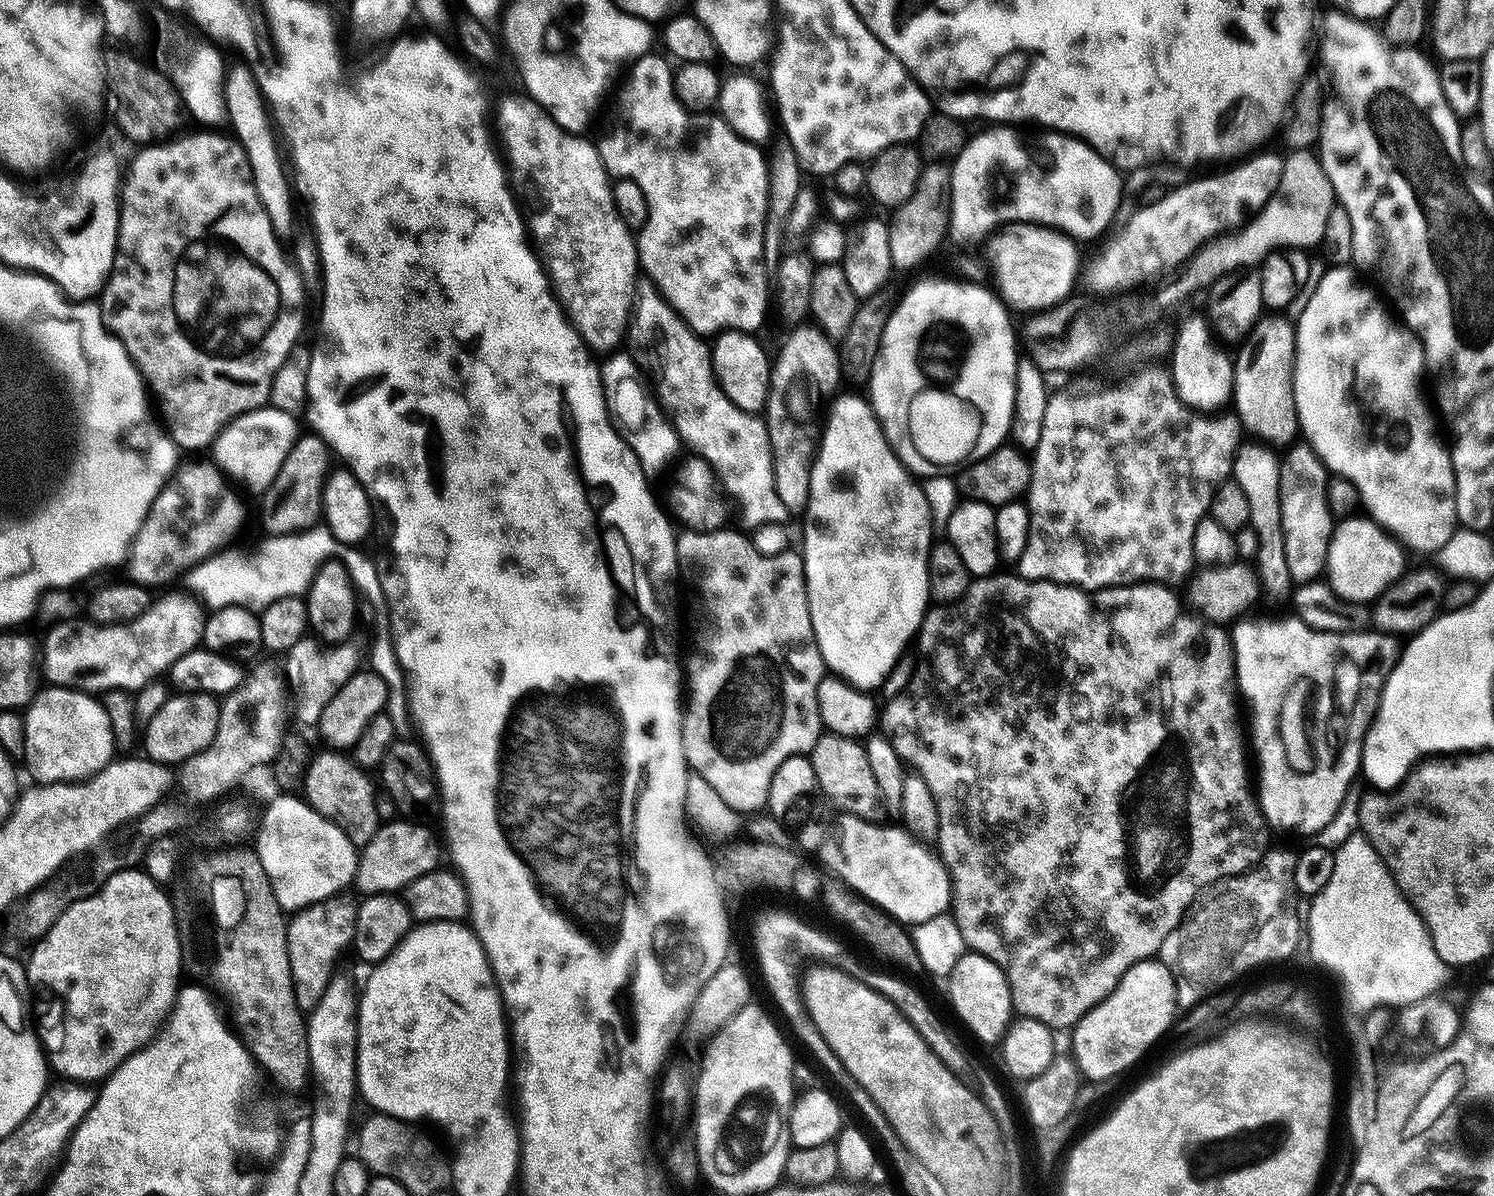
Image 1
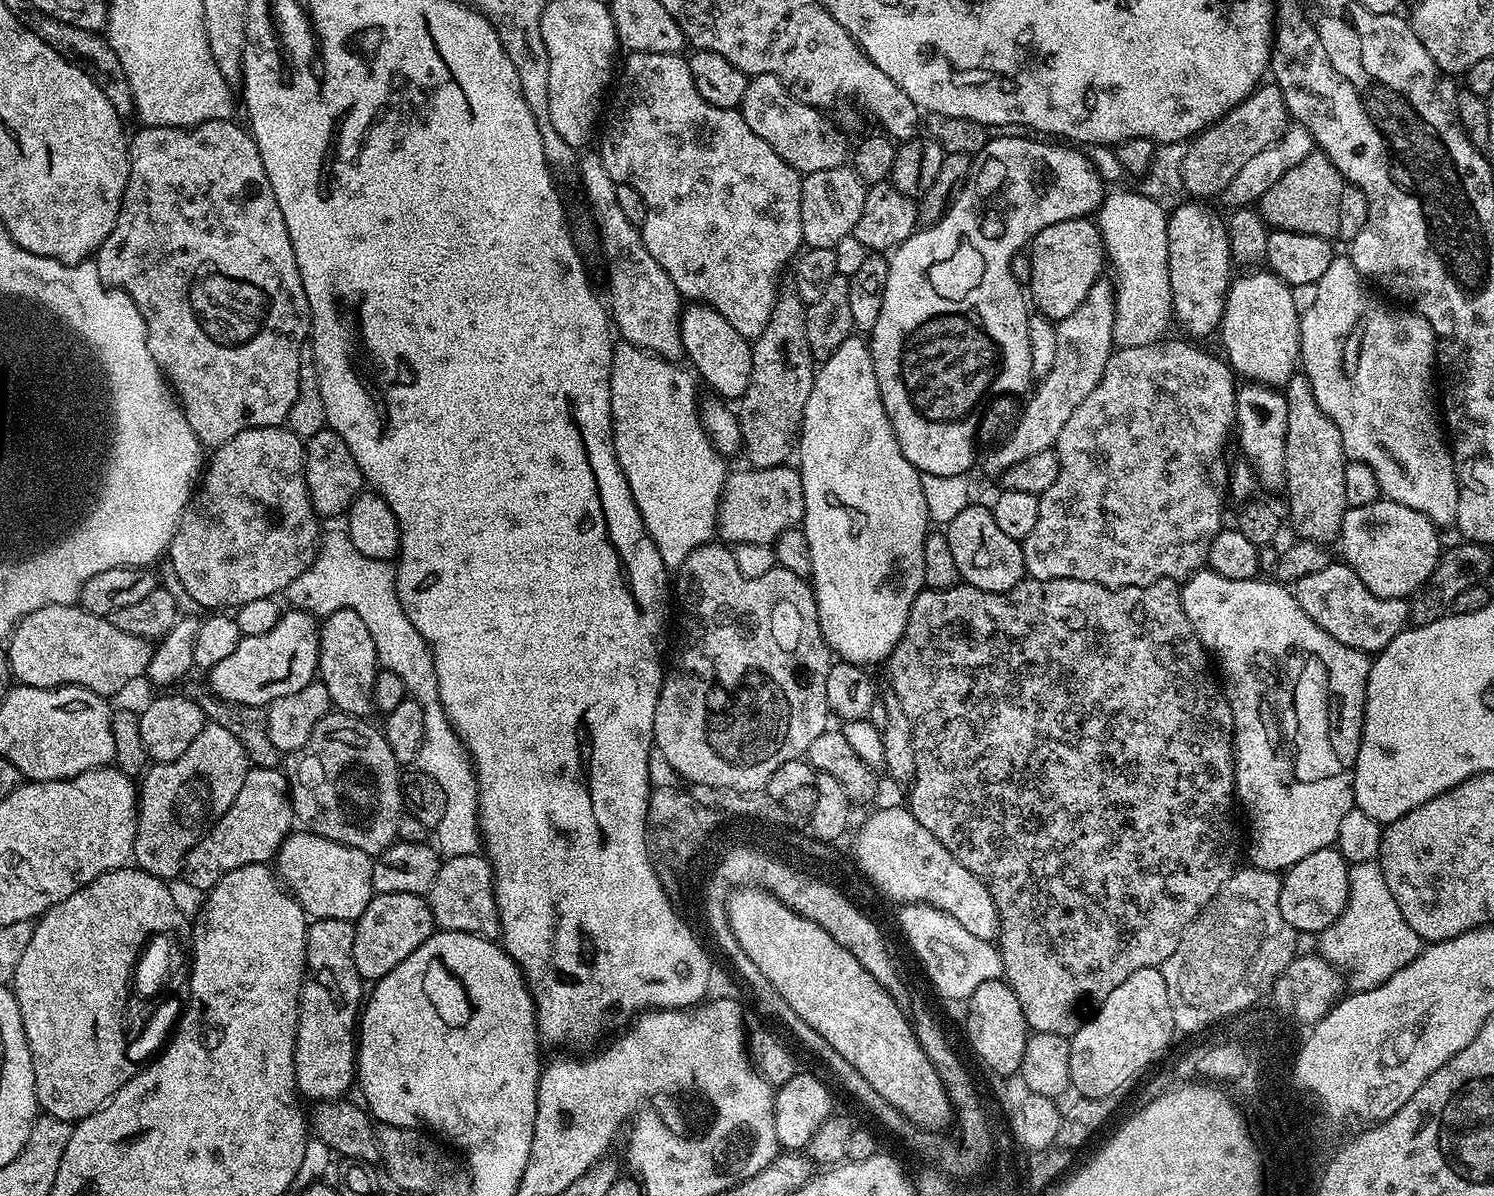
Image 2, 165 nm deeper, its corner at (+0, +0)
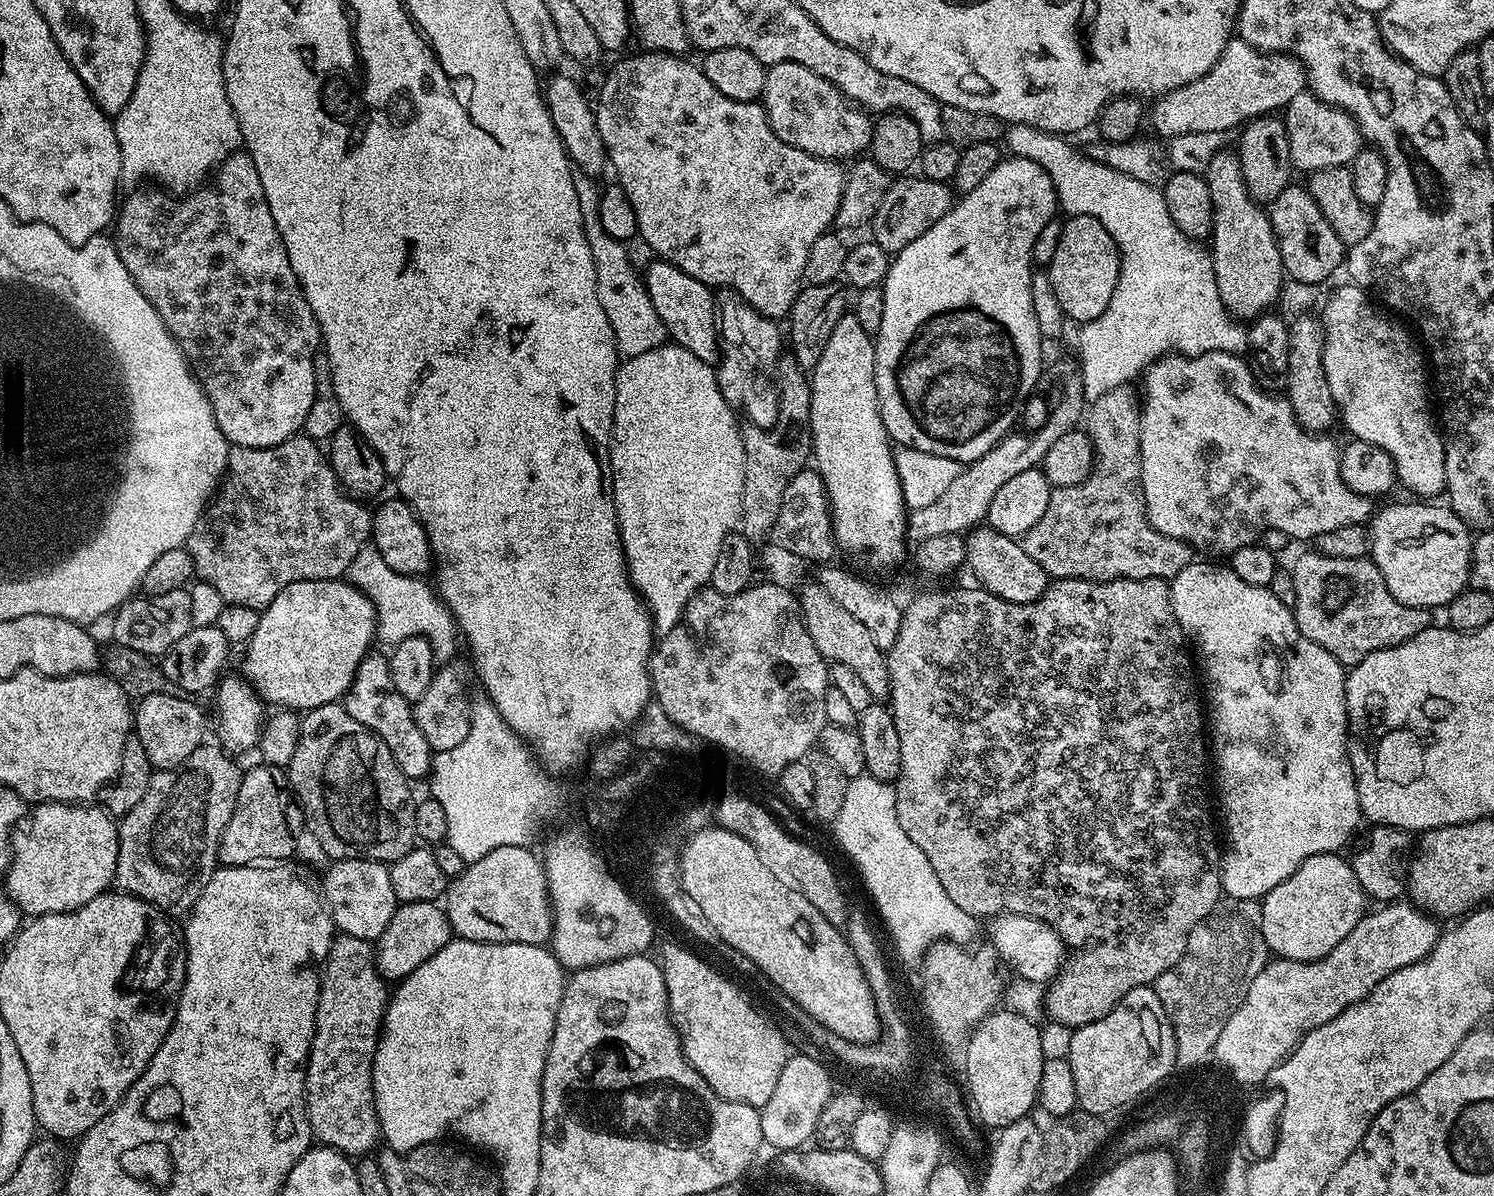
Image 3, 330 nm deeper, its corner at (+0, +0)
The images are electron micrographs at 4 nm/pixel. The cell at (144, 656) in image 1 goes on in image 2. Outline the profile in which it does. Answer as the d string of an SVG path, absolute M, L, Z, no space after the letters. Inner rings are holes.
M51 604L50 606L42 606L42 610L34 610L34 614L29 616L23 616L20 619L19 624L12 629L10 633L10 639L6 645L6 651L8 653L8 665L12 667L12 675L23 687L26 688L63 688L65 686L75 686L78 688L85 688L91 692L97 692L99 696L105 698L112 698L115 692L120 692L123 690L127 684L132 684L136 679L143 677L148 671L148 663L152 657L153 645L147 640L138 638L137 636L131 636L126 634L122 630L118 630L118 626L112 624L111 619L105 618L103 616L95 616L89 612L84 611L83 608L77 606L76 604Z

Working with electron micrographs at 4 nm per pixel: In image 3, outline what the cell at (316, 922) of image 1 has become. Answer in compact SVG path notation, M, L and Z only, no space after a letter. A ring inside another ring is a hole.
M337 935L322 965L316 1029L308 1055L308 1068L304 1072L304 1106L308 1110L308 1124L312 1128L313 1137L323 1147L334 1148L349 1158L367 1157L371 1153L368 1151L372 1147L375 1149L382 1140L372 1085L372 1067L389 995L389 985L376 969L373 945L362 938Z

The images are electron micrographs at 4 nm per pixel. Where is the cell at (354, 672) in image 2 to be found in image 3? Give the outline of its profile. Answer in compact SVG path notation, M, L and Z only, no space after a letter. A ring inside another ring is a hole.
M372 650L360 659L360 665L356 667L354 674L354 682L349 686L348 693L343 696L342 703L346 714L350 714L350 718L354 718L354 722L362 722L362 726L366 726L377 738L386 742L394 762L409 781L416 782L419 776L427 777L431 773L434 755L432 747L426 742L422 730L418 730L418 722L412 716L413 705L406 698L402 698L402 694L398 694L398 689L394 686L394 678L390 678L387 655L379 656L376 650Z

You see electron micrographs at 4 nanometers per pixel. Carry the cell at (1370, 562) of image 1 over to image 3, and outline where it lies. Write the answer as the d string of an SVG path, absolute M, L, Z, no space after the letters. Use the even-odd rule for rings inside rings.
M1416 502L1420 504L1388 504L1384 509L1377 511L1370 521L1370 559L1372 563L1378 566L1378 570L1382 574L1382 578L1386 582L1386 590L1390 590L1390 594L1394 594L1394 598L1398 598L1398 602L1402 602L1402 606L1410 606L1411 608L1422 608L1431 610L1442 606L1446 602L1450 602L1454 598L1458 598L1458 594L1469 587L1470 577L1472 574L1472 545L1474 536L1469 525L1464 523L1462 518L1458 518L1451 507L1445 506L1440 502Z

